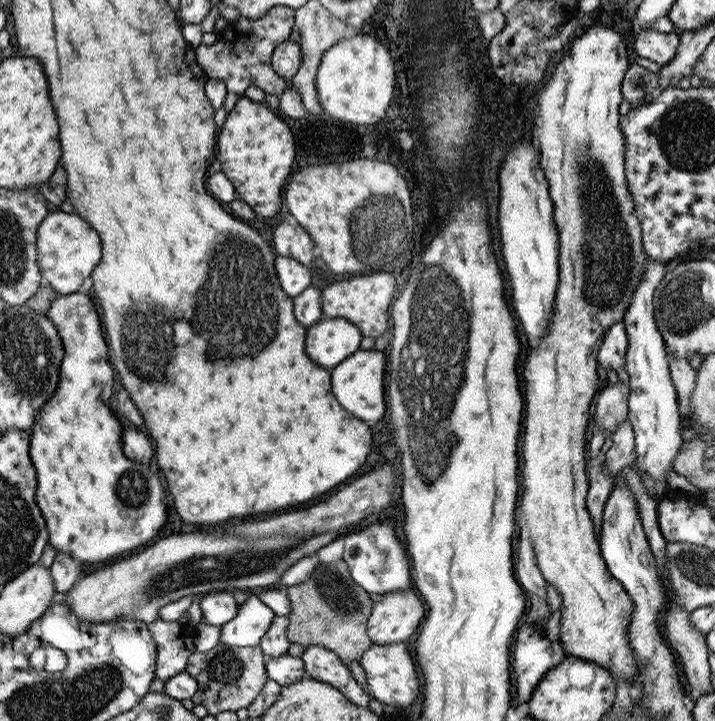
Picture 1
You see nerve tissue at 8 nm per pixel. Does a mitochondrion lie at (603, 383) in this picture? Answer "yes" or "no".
no

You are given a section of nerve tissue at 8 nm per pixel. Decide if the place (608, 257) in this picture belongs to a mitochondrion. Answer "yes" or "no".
yes

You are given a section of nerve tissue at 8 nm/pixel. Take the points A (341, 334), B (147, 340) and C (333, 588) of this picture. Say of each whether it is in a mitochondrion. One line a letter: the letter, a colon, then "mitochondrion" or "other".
A: other
B: mitochondrion
C: mitochondrion

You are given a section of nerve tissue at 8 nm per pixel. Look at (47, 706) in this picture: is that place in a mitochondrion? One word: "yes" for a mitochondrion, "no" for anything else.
yes

